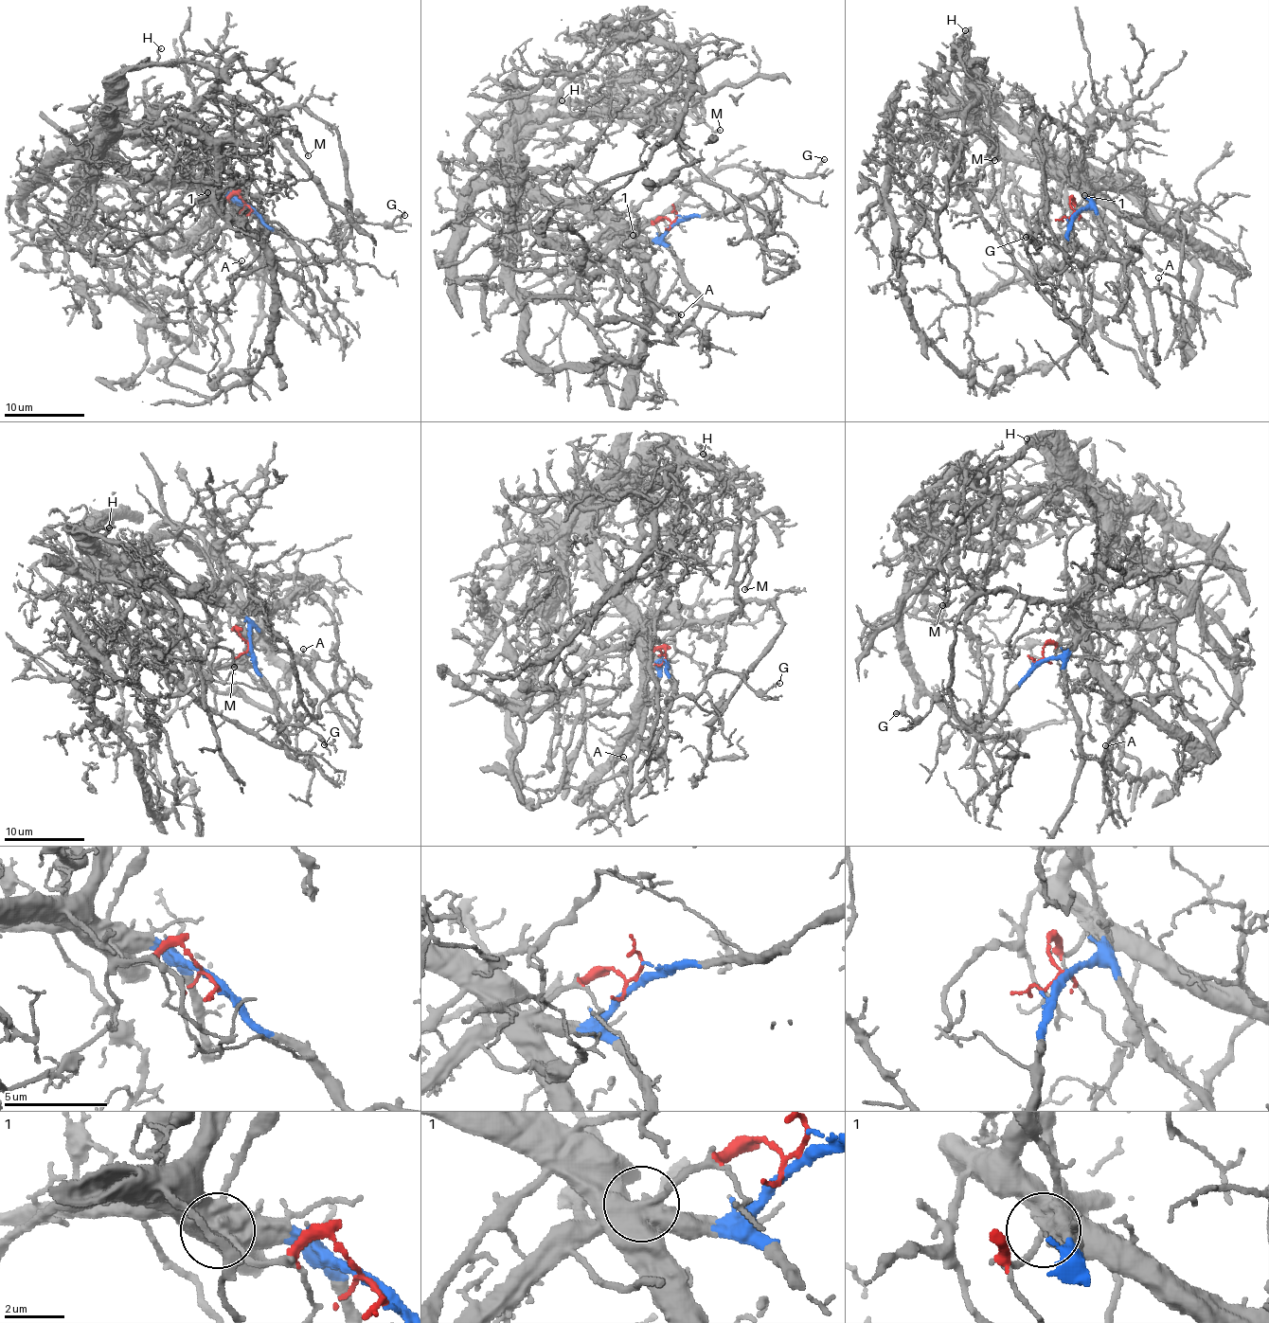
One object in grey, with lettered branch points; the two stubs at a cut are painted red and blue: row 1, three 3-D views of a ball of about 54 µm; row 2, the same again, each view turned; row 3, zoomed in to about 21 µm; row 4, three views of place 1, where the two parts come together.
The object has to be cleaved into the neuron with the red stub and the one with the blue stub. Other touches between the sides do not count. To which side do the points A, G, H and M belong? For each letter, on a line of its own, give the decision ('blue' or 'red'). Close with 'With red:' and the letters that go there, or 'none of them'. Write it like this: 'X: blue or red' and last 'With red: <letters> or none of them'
A: blue
G: blue
H: red
M: red
With red: H, M

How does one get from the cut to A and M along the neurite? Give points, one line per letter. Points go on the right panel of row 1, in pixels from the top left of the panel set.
A: (1074, 215), (1093, 209), (1107, 240), (1149, 288), (1160, 287), (1168, 294), (1159, 289), (1157, 277)
M: (1074, 215), (1083, 192), (996, 105), (962, 44), (926, 105), (936, 123), (981, 129), (994, 161)

